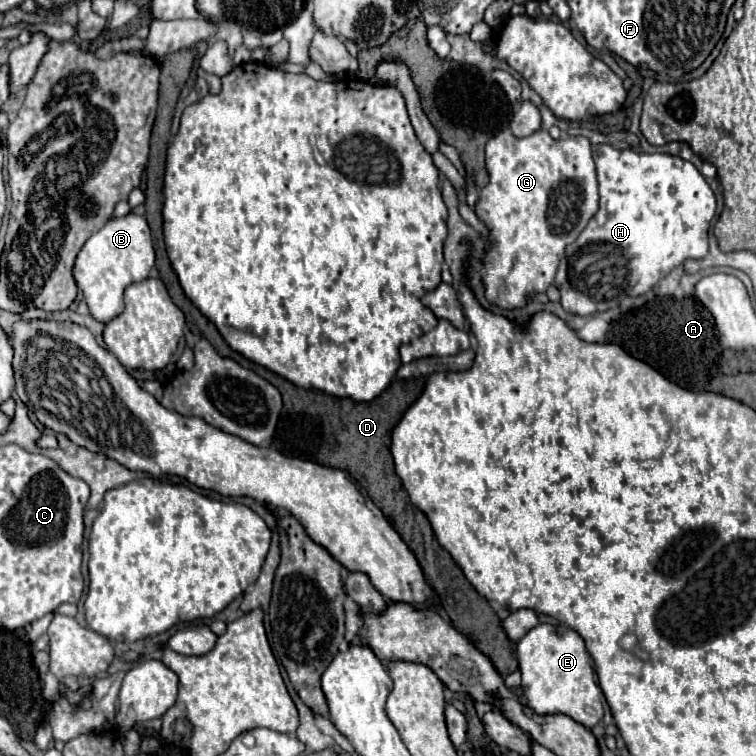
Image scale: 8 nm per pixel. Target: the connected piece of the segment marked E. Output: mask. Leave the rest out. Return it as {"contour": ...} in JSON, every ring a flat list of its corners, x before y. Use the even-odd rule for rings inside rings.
{"contour":[[540,623,518,641,516,655,522,671,524,697,534,713,564,713,588,729,602,721,602,691,594,683,594,669,584,639,574,629]]}

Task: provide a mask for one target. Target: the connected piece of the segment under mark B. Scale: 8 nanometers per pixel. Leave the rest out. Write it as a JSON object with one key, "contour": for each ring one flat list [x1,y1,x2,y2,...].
{"contour":[[128,213,124,217,112,217,98,233,94,233,84,243,84,247,76,257,74,279,78,283,78,289,84,291,90,313,98,321,106,323,122,313,124,289,130,283,146,279,152,267,154,267,154,247,148,223,142,215]]}

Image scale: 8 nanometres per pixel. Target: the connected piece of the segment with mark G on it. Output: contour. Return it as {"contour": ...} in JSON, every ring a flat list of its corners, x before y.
{"contour":[[504,129,502,133,494,135,488,143,486,143,486,169,490,175,490,181,484,189,480,189,480,199,476,203,476,215,488,225,490,235,488,235,488,251,484,255,484,265,482,265,482,281,486,285,486,297,496,303,502,309,514,309,514,307,522,307,532,293,536,291,546,291,546,287,554,281,560,257,564,253,564,247,570,245,578,233,582,233,582,229,588,225,590,217,594,217,594,213,598,211,598,177,596,177,596,169,594,169,594,159,592,159,592,145,586,137,564,137,564,139,552,139,548,131,536,131,530,137,514,137,514,133,510,129]]}

